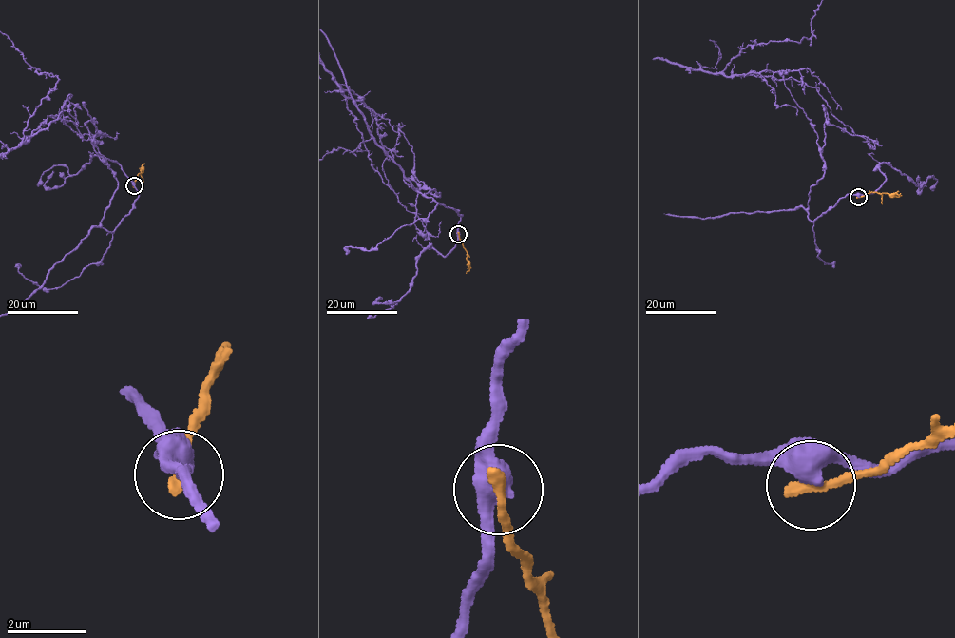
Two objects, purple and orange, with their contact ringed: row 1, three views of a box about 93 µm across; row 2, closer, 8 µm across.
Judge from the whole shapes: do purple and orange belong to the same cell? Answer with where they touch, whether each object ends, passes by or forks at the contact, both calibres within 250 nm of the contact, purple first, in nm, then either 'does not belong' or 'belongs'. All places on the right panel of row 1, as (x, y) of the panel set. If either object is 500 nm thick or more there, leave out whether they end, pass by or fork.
(858, 197) | purple passes by | orange ends | 460/280 nm | does not belong

